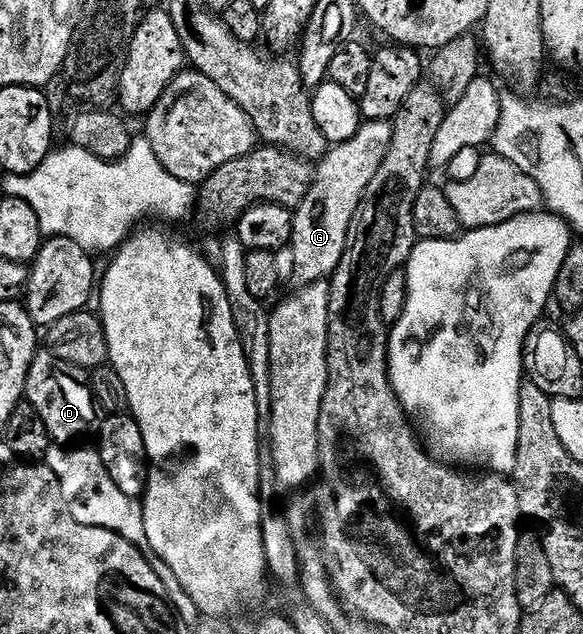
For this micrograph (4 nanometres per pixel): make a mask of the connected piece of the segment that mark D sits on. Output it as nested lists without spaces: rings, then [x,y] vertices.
[[[38,351],[29,371],[28,389],[37,388],[35,407],[41,420],[47,426],[50,437],[62,445],[85,442],[88,436],[96,437],[102,423],[102,413],[97,413],[97,400],[88,388],[90,373],[84,368],[76,368],[63,362],[52,351]]]

